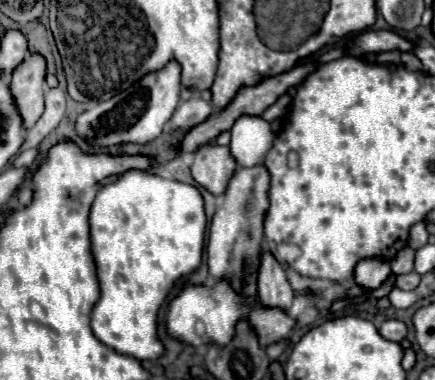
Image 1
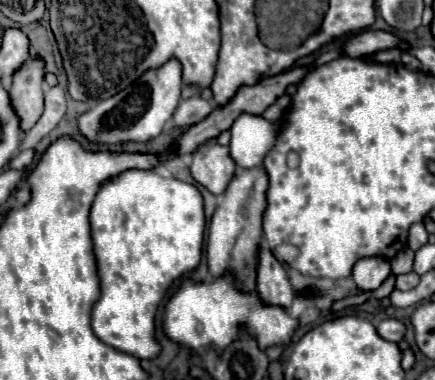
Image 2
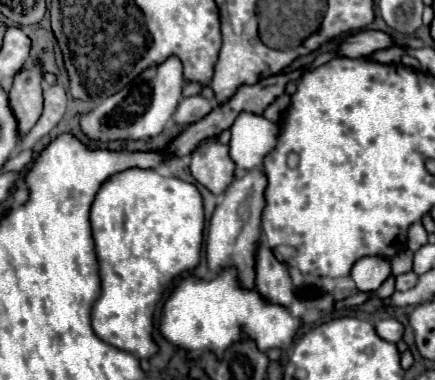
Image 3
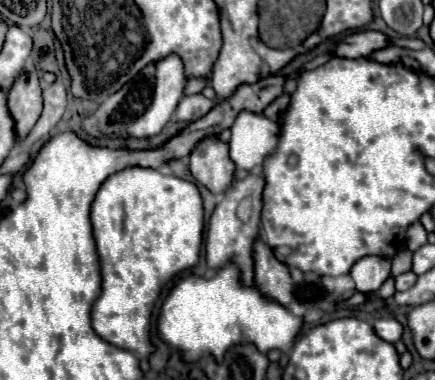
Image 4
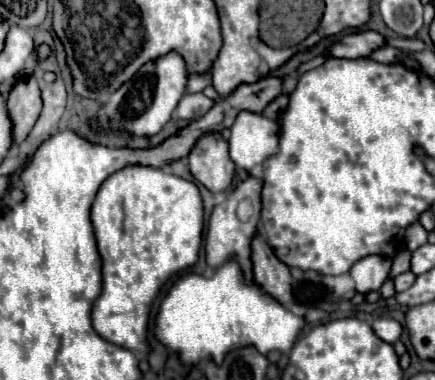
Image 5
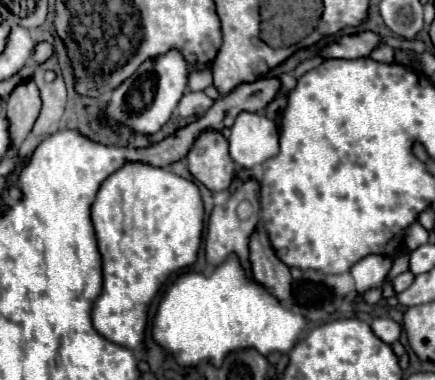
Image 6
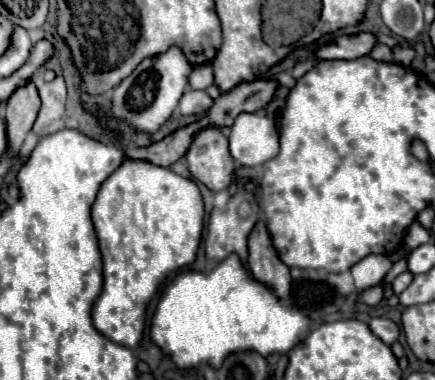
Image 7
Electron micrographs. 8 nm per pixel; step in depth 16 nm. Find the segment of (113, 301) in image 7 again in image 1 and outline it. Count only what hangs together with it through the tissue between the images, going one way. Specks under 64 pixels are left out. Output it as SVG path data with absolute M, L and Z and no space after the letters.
M128 170L118 182L96 194L90 208L90 250L100 282L100 300L91 312L90 326L102 344L136 360L158 360L164 354L164 344L158 338L158 312L176 282L200 268L206 224L204 202L194 186L142 170Z

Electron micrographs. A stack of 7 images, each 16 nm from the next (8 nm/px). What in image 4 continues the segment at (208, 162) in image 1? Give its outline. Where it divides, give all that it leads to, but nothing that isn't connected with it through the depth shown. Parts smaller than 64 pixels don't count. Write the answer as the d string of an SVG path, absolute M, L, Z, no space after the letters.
M218 136L204 138L190 154L190 172L212 194L222 194L234 180L234 162L228 156L228 144Z

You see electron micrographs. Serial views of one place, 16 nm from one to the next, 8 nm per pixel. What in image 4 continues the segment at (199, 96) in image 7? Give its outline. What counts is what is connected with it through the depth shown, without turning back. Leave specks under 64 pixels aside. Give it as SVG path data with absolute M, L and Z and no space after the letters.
M202 94L184 96L176 108L176 122L196 122L204 114L208 114L214 108L214 102L204 98Z

